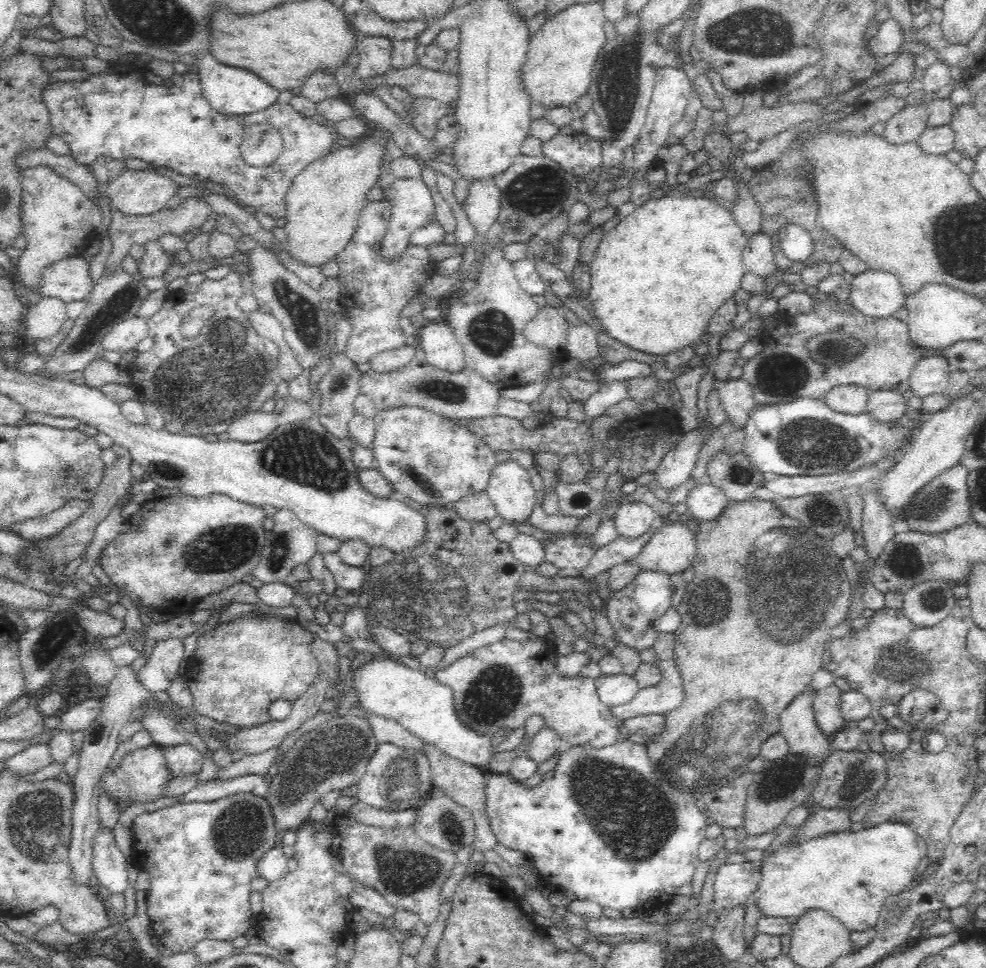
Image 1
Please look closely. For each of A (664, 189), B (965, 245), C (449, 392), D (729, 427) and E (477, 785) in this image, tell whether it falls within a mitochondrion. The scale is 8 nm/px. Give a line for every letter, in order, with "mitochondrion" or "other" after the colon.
A: other
B: mitochondrion
C: mitochondrion
D: other
E: other

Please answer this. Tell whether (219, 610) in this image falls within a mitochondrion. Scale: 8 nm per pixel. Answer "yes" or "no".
no

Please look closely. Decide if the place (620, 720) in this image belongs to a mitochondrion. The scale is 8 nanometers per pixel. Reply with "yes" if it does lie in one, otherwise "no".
no

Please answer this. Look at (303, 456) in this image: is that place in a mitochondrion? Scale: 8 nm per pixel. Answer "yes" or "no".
yes

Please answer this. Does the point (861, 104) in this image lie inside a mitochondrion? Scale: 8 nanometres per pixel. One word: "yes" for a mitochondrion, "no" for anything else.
no

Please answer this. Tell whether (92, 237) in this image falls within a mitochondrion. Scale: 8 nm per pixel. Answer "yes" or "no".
no

